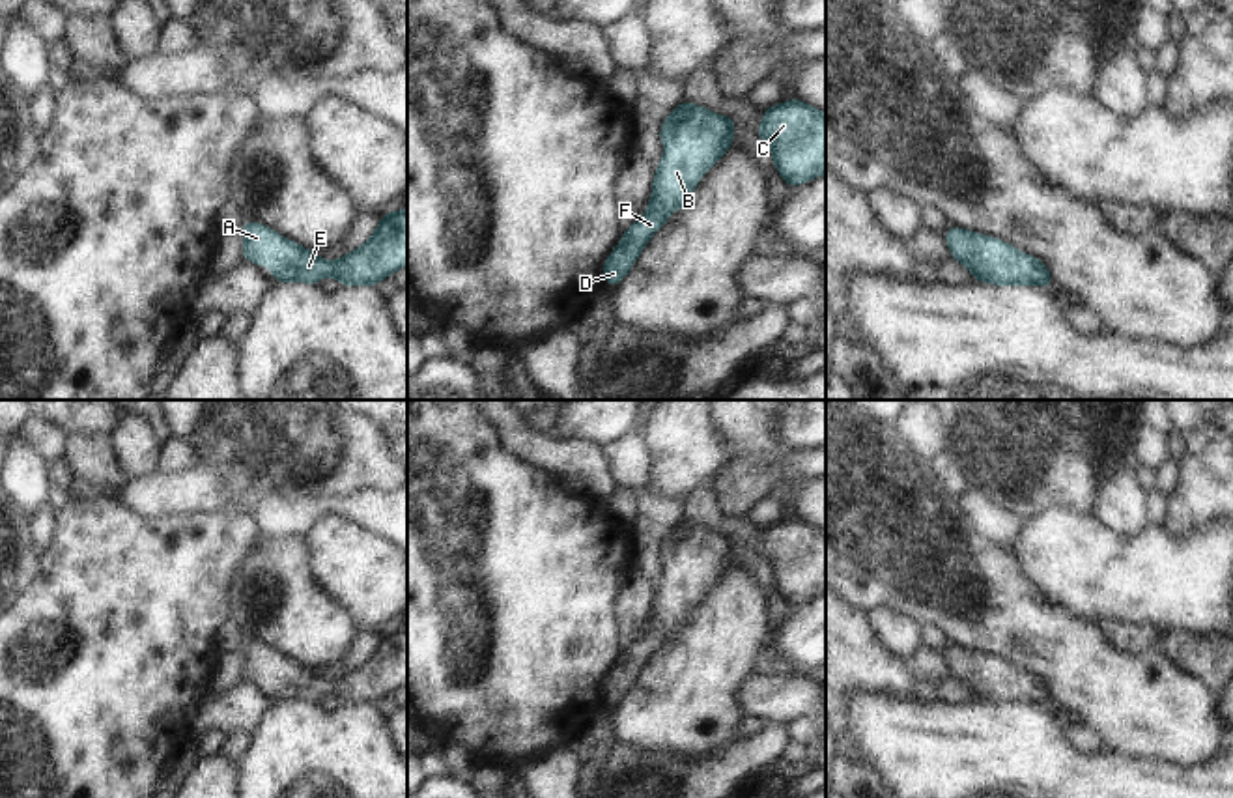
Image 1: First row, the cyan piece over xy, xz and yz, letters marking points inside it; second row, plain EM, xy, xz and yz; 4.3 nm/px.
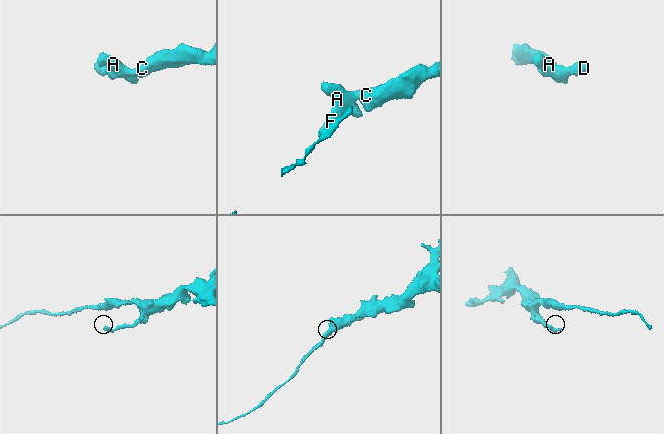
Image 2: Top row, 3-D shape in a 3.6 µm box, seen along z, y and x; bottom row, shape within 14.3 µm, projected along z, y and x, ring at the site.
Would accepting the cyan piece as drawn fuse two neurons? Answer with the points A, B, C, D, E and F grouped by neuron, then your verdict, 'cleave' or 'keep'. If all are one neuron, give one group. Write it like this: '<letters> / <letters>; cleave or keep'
A B C D E F; keep

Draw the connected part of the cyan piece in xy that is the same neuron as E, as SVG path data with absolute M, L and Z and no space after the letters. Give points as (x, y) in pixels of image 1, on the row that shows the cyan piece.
M407 207L385 211L377 230L357 250L333 262L260 222L245 221L239 232L245 260L269 267L275 282L318 286L323 277L334 277L342 286L377 286L407 265Z

